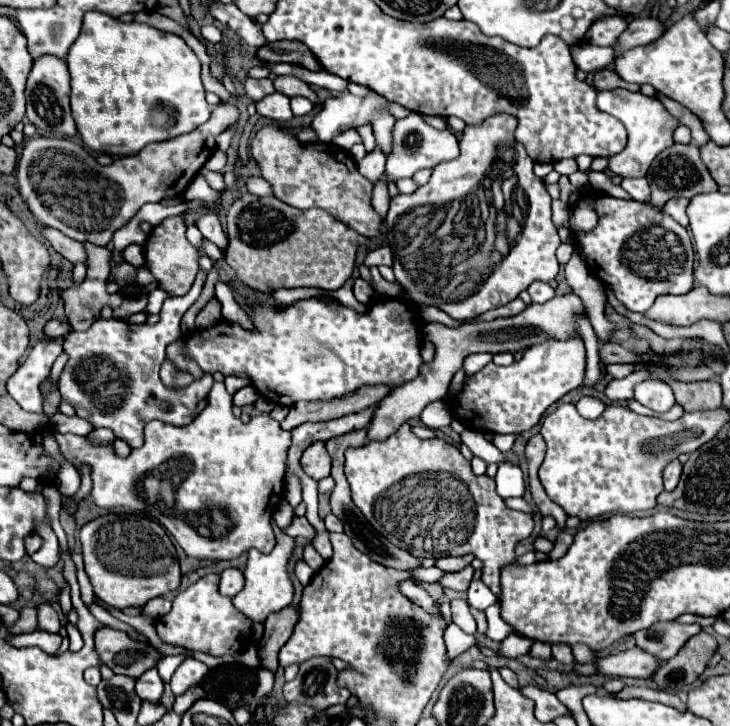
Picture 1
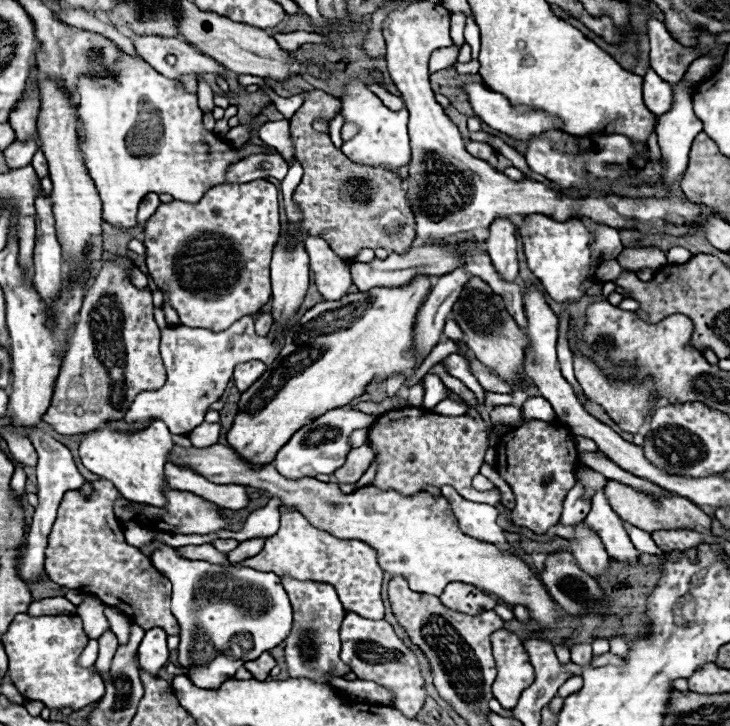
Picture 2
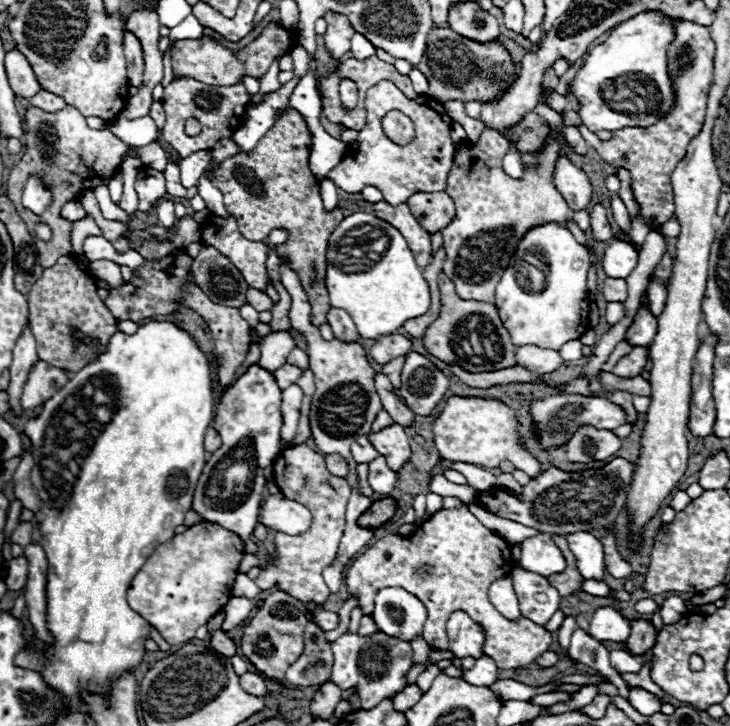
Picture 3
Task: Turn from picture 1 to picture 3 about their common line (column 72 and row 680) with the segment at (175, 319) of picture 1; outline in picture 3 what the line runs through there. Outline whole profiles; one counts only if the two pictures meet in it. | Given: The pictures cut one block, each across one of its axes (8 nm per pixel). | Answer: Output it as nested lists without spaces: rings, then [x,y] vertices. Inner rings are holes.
[[[346,632],[336,642],[332,642],[332,652],[334,668],[330,680],[342,690],[356,688],[364,710],[370,710],[382,700],[394,698],[398,692],[402,692],[402,688],[406,688],[406,674],[414,666],[410,642],[386,636],[382,632],[374,632],[368,636]]]

